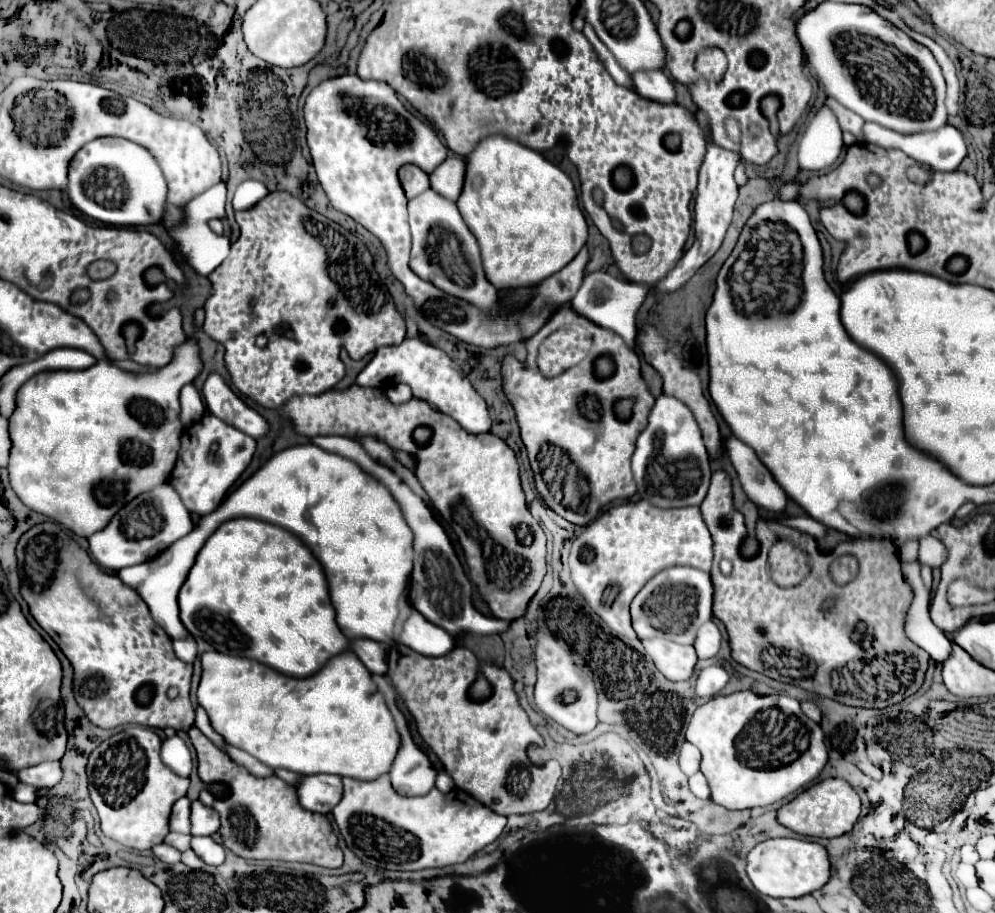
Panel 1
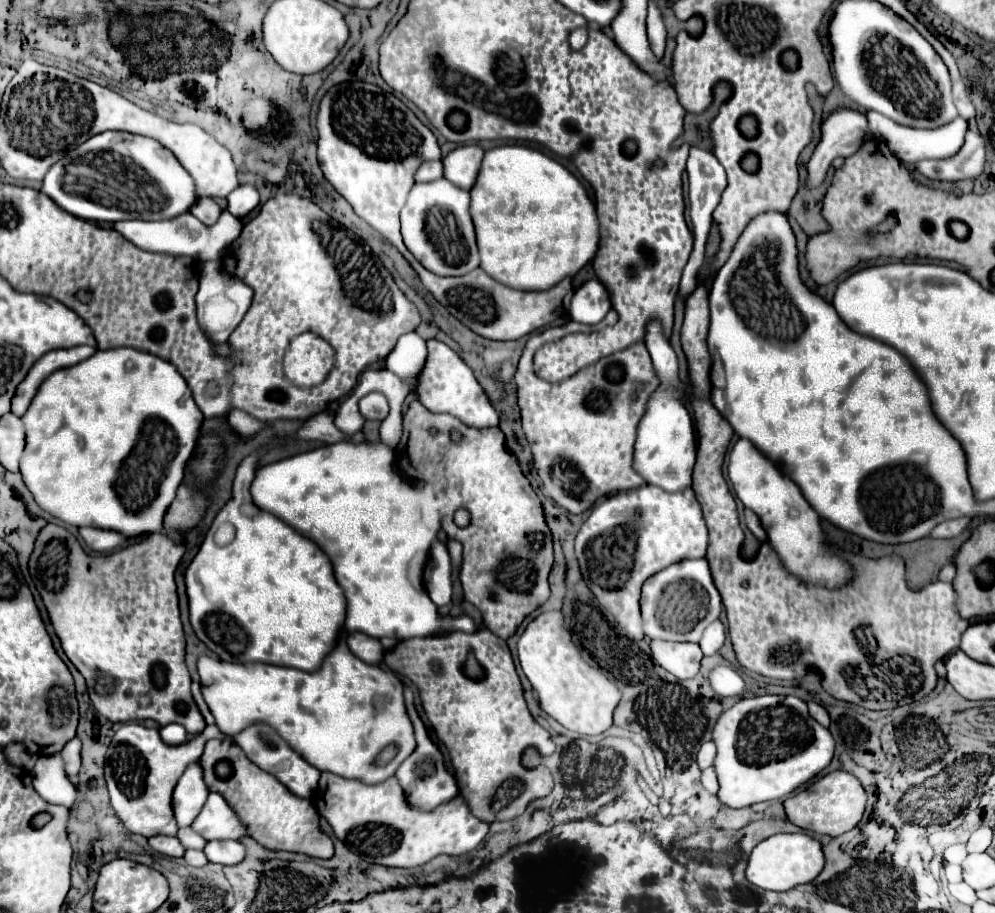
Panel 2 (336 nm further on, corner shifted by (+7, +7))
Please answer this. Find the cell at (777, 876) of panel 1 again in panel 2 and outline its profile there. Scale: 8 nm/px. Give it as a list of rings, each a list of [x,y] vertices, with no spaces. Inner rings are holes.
[[[774,834],[754,846],[746,868],[746,878],[758,888],[784,892],[792,890],[798,884],[812,882],[822,872],[822,868],[824,854],[818,840],[808,834]]]

